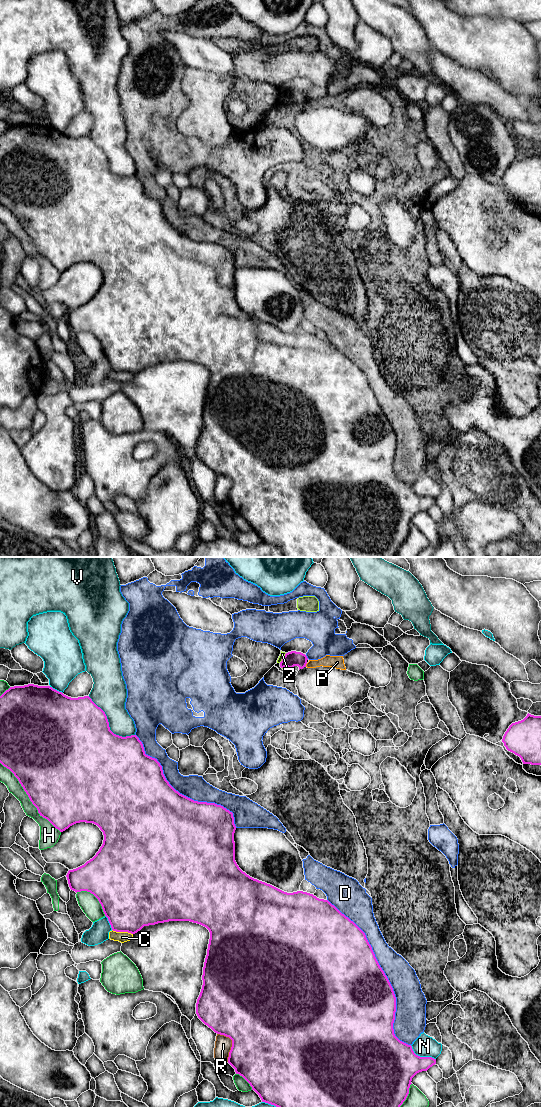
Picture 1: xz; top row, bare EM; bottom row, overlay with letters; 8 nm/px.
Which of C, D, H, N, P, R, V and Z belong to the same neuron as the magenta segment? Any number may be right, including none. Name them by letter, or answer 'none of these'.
none of these

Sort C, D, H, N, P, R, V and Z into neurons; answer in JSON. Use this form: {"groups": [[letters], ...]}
{"groups": [["C"], ["D"], ["H"], ["N"], ["P", "Z"], ["R"], ["V"]]}

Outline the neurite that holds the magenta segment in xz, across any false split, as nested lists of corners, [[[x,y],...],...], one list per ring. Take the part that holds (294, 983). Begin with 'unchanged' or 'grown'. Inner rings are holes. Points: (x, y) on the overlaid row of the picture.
unchanged | [[[34,684],[6,690],[0,696],[0,763],[18,779],[40,816],[60,832],[80,822],[93,823],[103,832],[103,844],[96,855],[84,865],[69,870],[66,877],[71,890],[87,891],[98,899],[113,931],[135,934],[144,926],[169,921],[190,921],[209,930],[196,1014],[215,1033],[232,1040],[228,1063],[250,1084],[262,1102],[276,1107],[400,1107],[409,1094],[412,1078],[436,1064],[436,1059],[416,1055],[411,1045],[395,1036],[396,997],[365,933],[328,900],[303,891],[287,893],[243,872],[235,861],[233,813],[221,805],[194,801],[176,791],[166,780],[157,759],[145,754],[139,738],[114,734],[105,712],[89,696],[71,698],[50,686]]]

